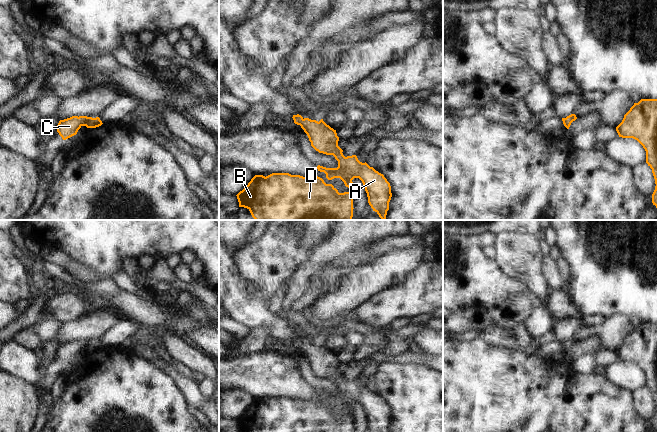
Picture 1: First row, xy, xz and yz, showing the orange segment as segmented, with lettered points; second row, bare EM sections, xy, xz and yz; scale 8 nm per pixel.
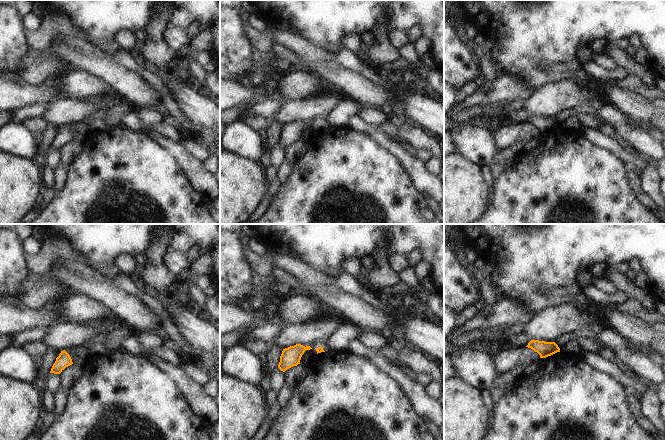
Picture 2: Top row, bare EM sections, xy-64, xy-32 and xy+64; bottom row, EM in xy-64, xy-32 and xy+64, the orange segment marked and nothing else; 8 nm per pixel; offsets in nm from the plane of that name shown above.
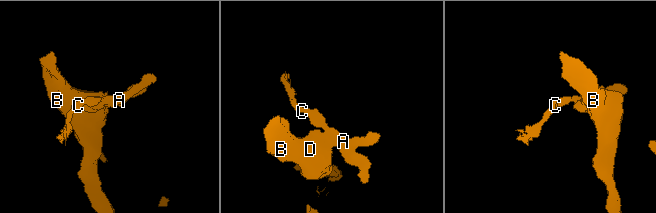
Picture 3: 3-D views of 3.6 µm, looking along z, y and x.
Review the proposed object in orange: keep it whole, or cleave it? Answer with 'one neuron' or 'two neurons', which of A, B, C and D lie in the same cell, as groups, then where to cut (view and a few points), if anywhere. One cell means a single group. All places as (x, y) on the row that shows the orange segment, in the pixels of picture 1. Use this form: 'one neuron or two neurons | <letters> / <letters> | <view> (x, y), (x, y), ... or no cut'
one neuron | A B C D | no cut

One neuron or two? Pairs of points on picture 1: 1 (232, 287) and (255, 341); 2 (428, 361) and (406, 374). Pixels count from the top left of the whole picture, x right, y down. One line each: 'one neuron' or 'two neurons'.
1: two neurons
2: two neurons

